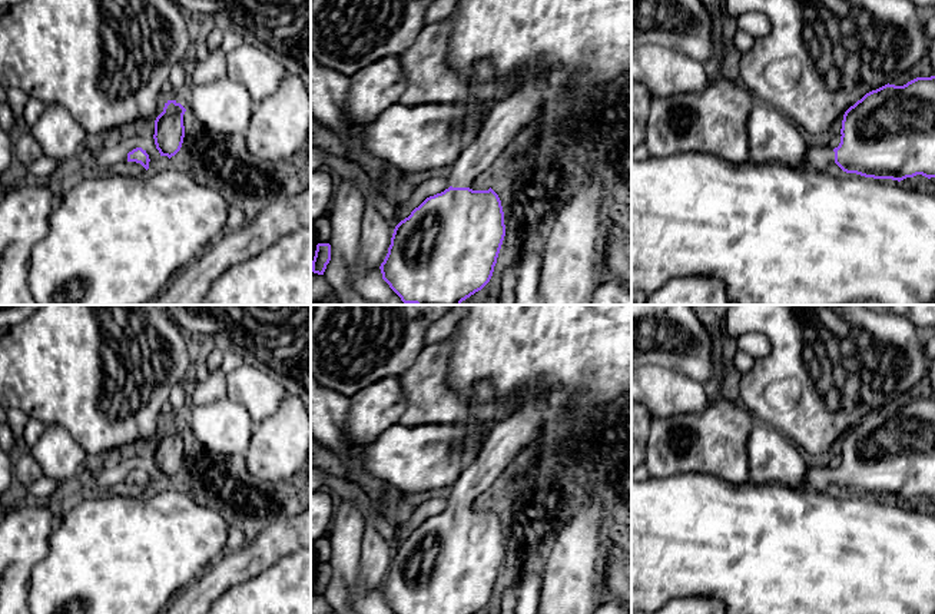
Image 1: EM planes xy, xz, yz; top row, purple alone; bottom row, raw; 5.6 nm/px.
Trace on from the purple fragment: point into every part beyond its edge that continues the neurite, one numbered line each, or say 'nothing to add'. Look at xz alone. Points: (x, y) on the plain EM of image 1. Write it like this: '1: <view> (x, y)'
1: xz (509, 437)

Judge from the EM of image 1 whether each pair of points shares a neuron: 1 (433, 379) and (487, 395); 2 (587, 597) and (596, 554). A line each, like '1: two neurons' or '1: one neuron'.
1: one neuron
2: one neuron

